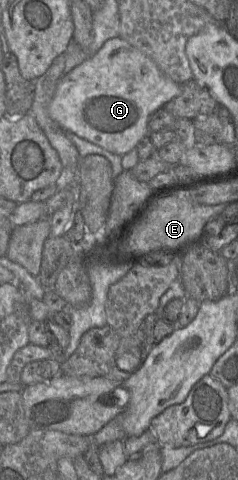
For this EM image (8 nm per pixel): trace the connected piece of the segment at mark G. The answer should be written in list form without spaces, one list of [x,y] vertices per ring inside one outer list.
[[[115,37],[107,40],[94,55],[61,78],[48,106],[48,114],[65,132],[72,132],[111,153],[123,156],[149,135],[150,116],[181,92],[182,84],[167,77],[149,56],[121,37]]]

